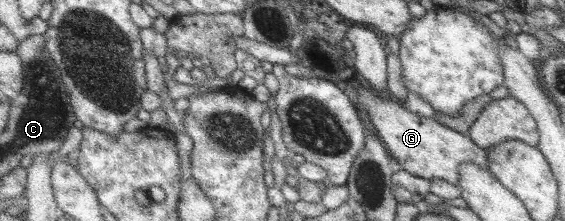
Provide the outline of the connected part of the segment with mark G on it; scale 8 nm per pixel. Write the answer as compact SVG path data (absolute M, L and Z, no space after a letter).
M359 88L359 104L363 113L369 117L377 136L383 141L388 153L399 162L399 166L409 174L428 181L445 180L458 186L459 169L462 164L472 162L481 168L488 168L488 154L477 146L469 135L464 135L441 122L430 118L422 118L413 111L407 110L403 103L378 95L369 88Z

